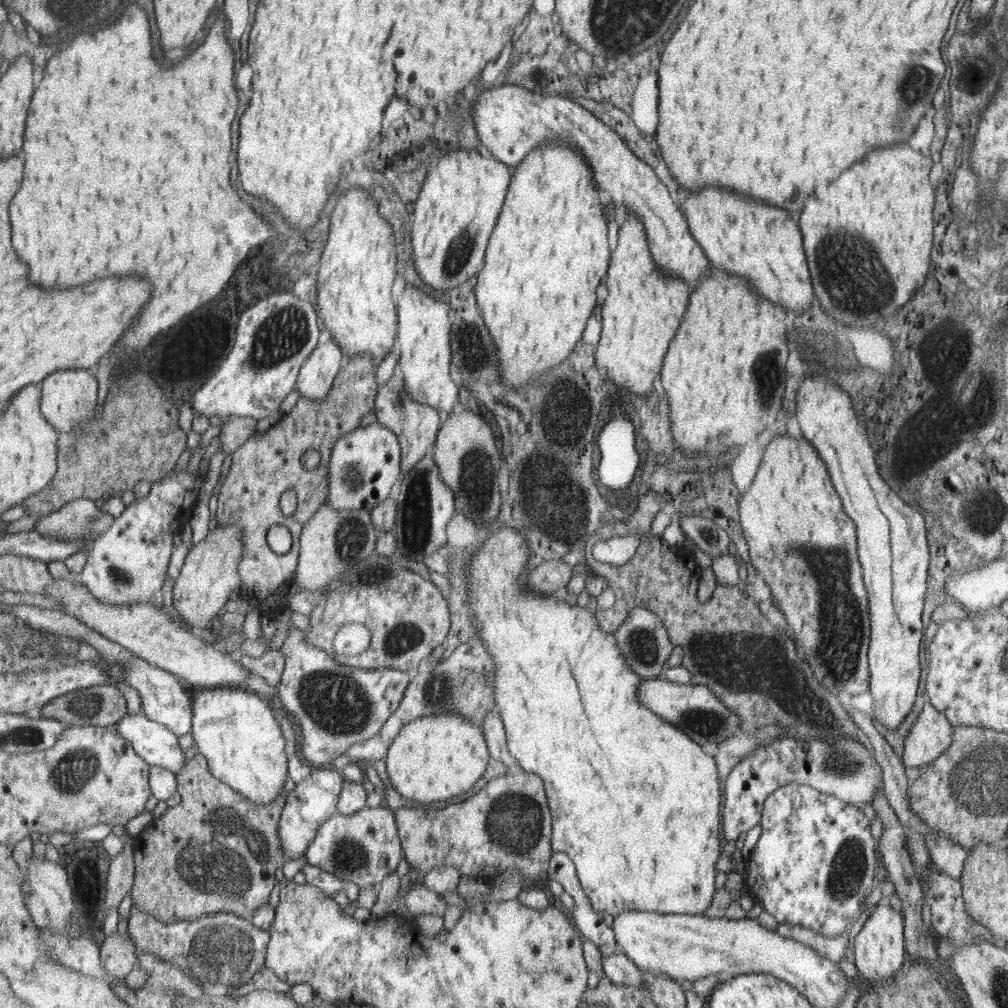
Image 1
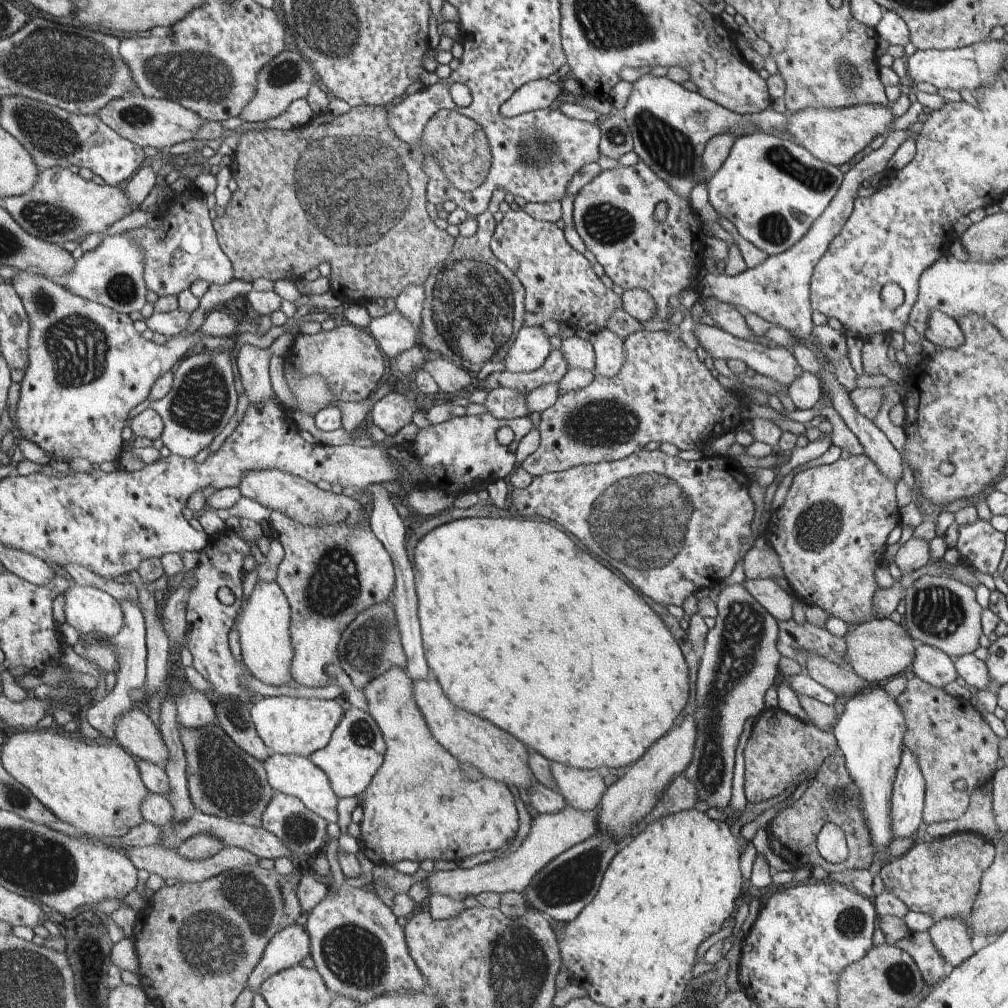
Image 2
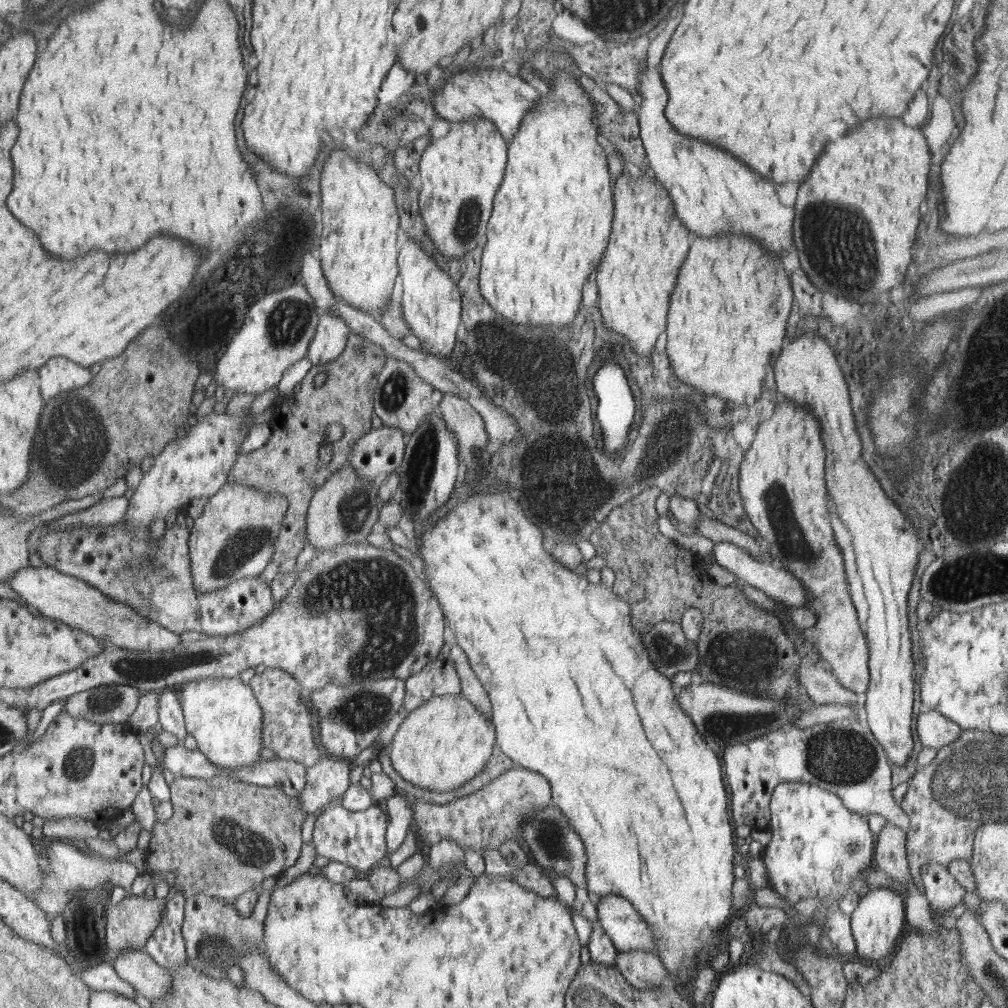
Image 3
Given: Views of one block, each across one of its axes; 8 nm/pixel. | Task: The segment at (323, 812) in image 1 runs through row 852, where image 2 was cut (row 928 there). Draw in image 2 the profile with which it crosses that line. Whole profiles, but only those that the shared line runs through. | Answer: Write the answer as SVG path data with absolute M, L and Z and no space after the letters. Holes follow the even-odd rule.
M294 924L280 931L266 947L266 953L252 972L247 988L259 993L264 980L276 972L300 965L310 956L310 936L305 926Z

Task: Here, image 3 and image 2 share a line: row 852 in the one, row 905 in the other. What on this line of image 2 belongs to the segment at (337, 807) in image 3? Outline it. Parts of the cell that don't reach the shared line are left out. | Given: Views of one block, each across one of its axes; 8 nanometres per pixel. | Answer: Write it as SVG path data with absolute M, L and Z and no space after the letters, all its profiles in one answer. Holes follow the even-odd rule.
M344 883L335 895L329 893L309 912L305 928L310 936L310 956L316 964L315 970L333 992L359 1004L386 992L422 992L424 980L408 954L402 926L386 902L364 887Z

